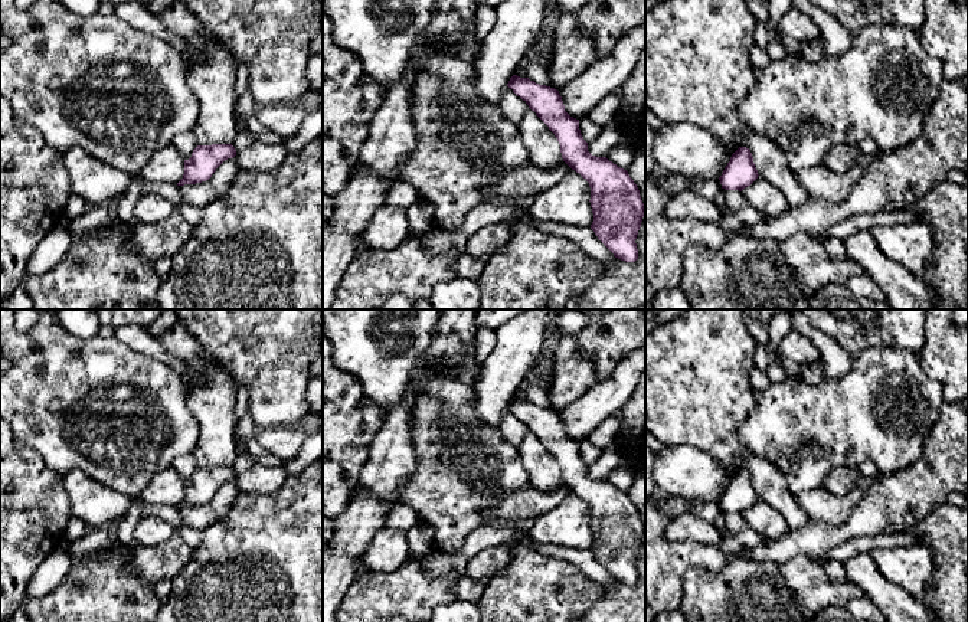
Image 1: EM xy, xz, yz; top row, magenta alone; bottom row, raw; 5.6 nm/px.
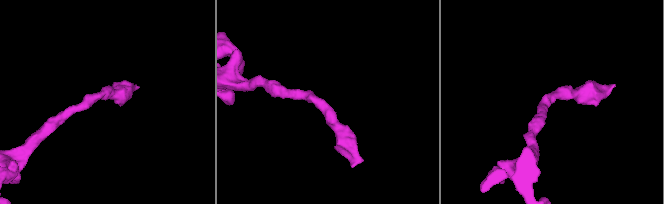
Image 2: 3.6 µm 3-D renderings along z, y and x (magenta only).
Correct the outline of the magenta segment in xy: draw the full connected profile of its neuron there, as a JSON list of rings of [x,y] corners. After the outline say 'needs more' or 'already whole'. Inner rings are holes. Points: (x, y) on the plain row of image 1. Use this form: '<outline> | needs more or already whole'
[[[232,466],[197,468],[192,479],[184,482],[184,497],[177,508],[209,502],[225,482],[233,481],[235,478],[236,472]]] | already whole

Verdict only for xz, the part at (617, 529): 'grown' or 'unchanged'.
unchanged

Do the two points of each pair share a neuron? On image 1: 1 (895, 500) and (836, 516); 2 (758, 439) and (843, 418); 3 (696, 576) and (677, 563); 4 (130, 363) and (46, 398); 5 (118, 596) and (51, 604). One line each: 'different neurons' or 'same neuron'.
1: different neurons
2: same neuron
3: different neurons
4: same neuron
5: same neuron

